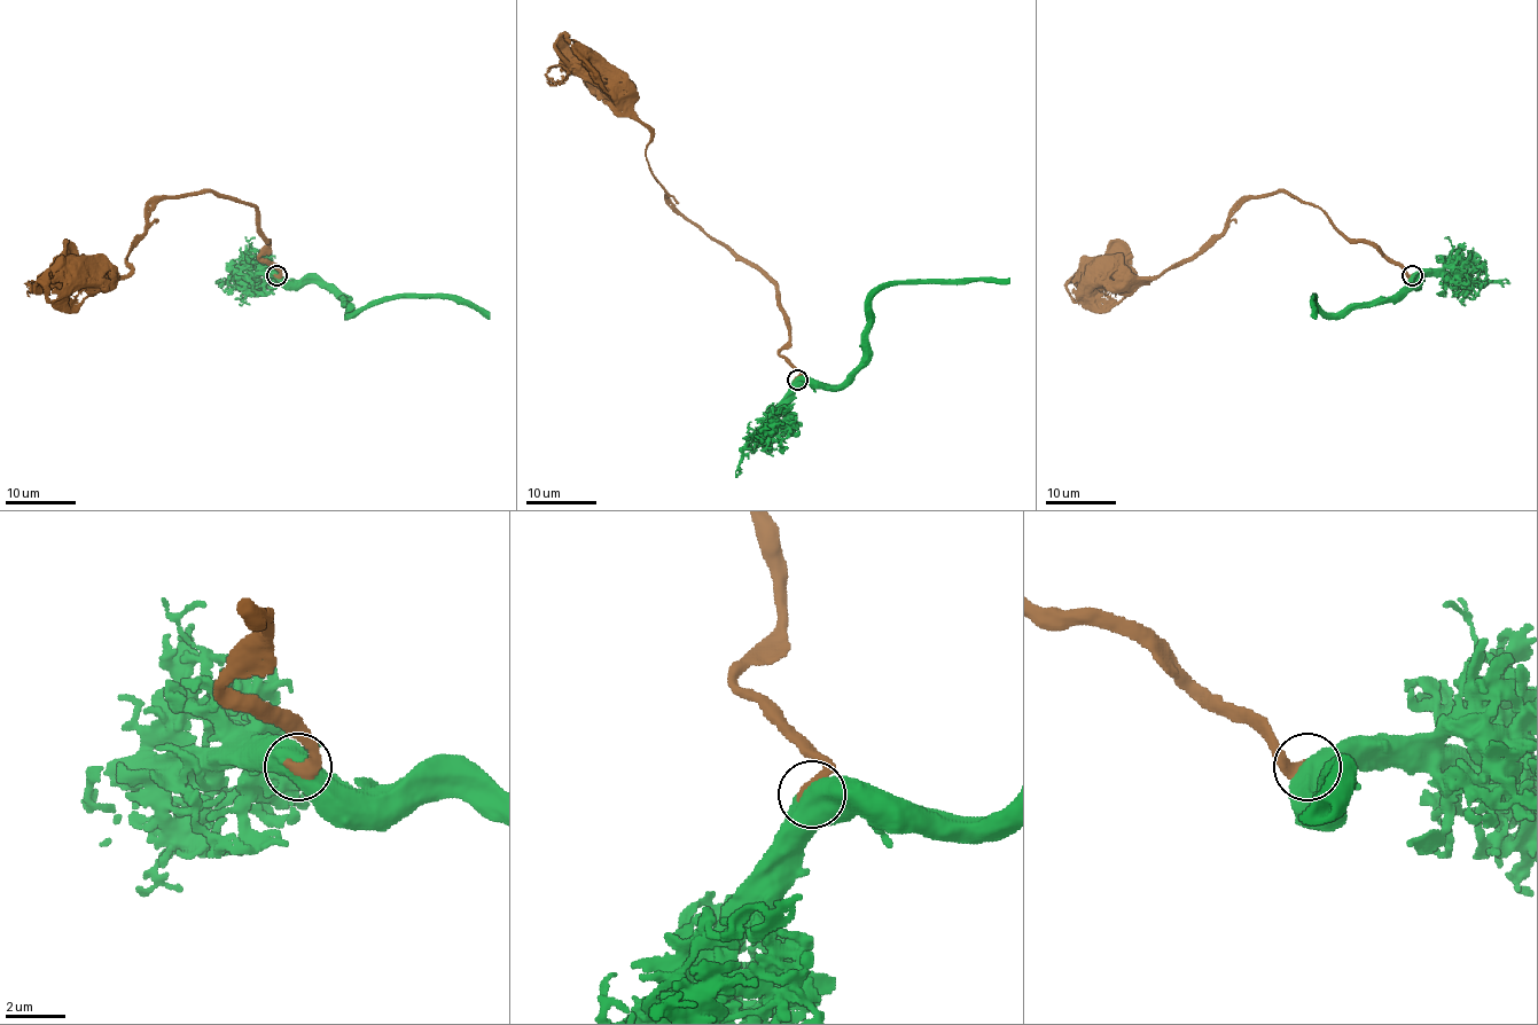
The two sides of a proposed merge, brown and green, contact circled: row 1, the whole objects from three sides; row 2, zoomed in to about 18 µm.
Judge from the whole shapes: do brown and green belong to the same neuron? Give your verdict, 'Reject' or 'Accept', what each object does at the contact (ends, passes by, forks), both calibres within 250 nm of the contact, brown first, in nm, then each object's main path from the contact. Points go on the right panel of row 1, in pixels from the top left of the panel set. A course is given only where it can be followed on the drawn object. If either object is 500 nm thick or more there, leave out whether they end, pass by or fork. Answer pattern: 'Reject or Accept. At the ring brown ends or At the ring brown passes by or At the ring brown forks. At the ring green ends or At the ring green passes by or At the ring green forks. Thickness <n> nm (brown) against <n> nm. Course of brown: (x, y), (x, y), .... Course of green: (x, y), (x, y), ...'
Accept. Thickness 400 nm (brown) against 850 nm. Course of brown: (1412, 276), (1283, 192), (1250, 195), (1160, 276), (1115, 283), (1100, 274). Course of green: (1412, 276), (1419, 281), (1395, 299), (1345, 306), (1336, 313), (1326, 313), (1313, 297), (1312, 318)

